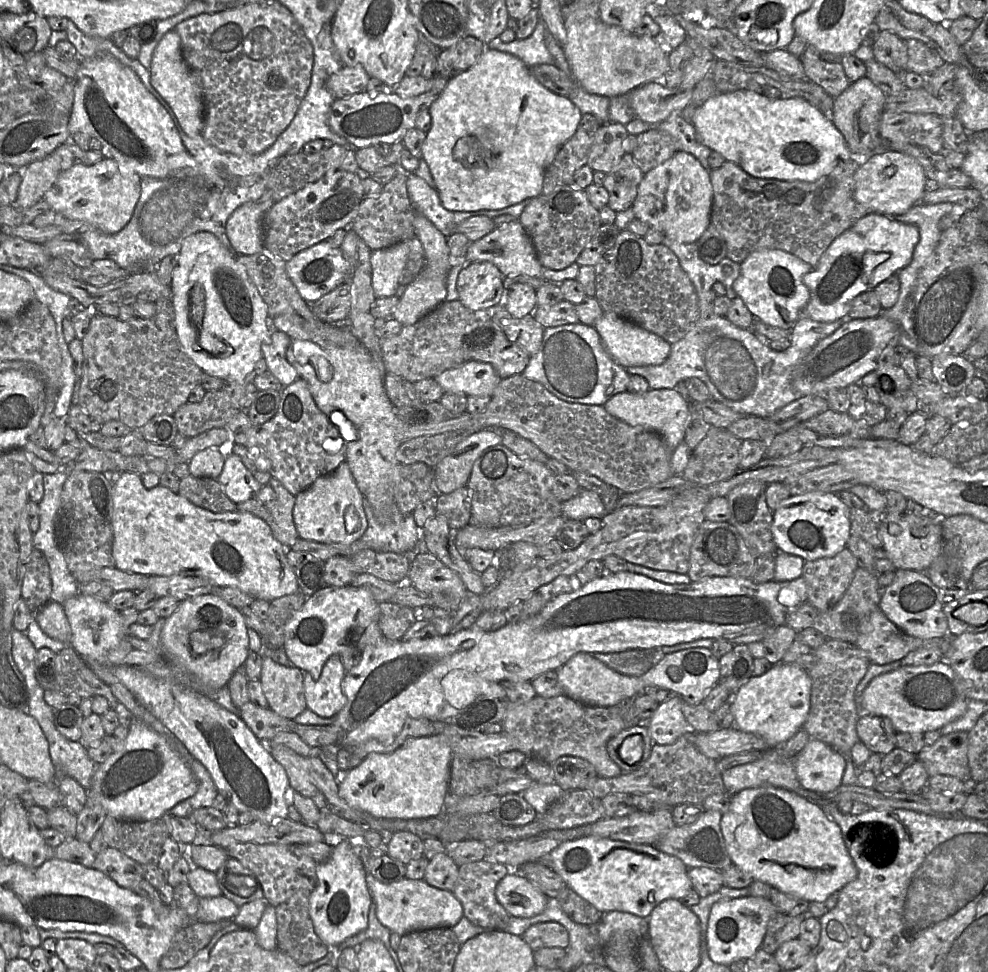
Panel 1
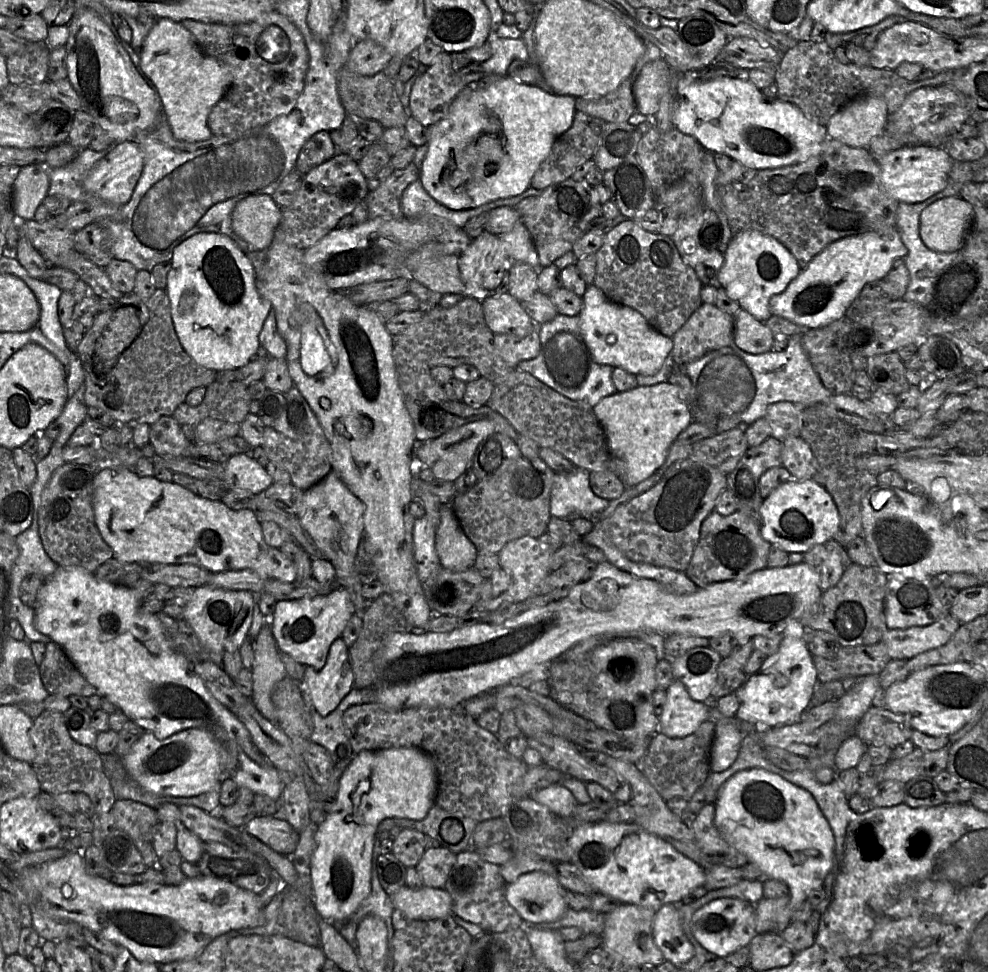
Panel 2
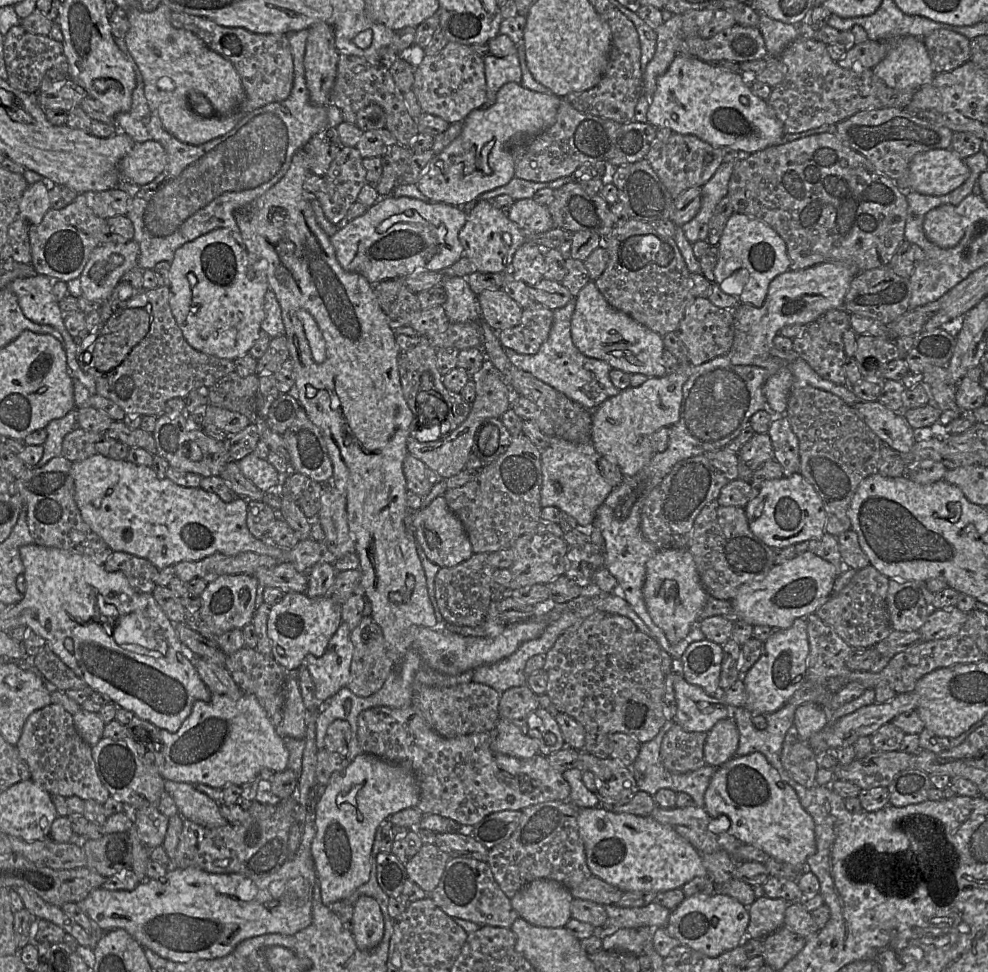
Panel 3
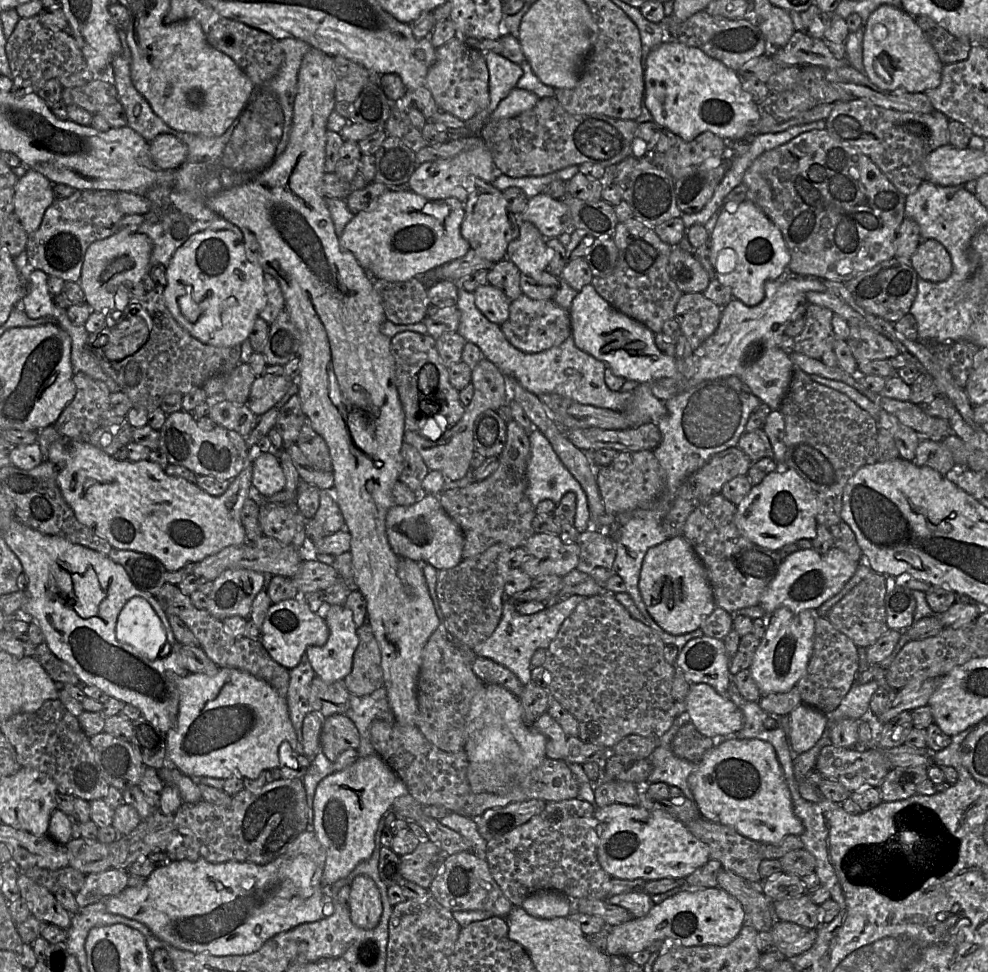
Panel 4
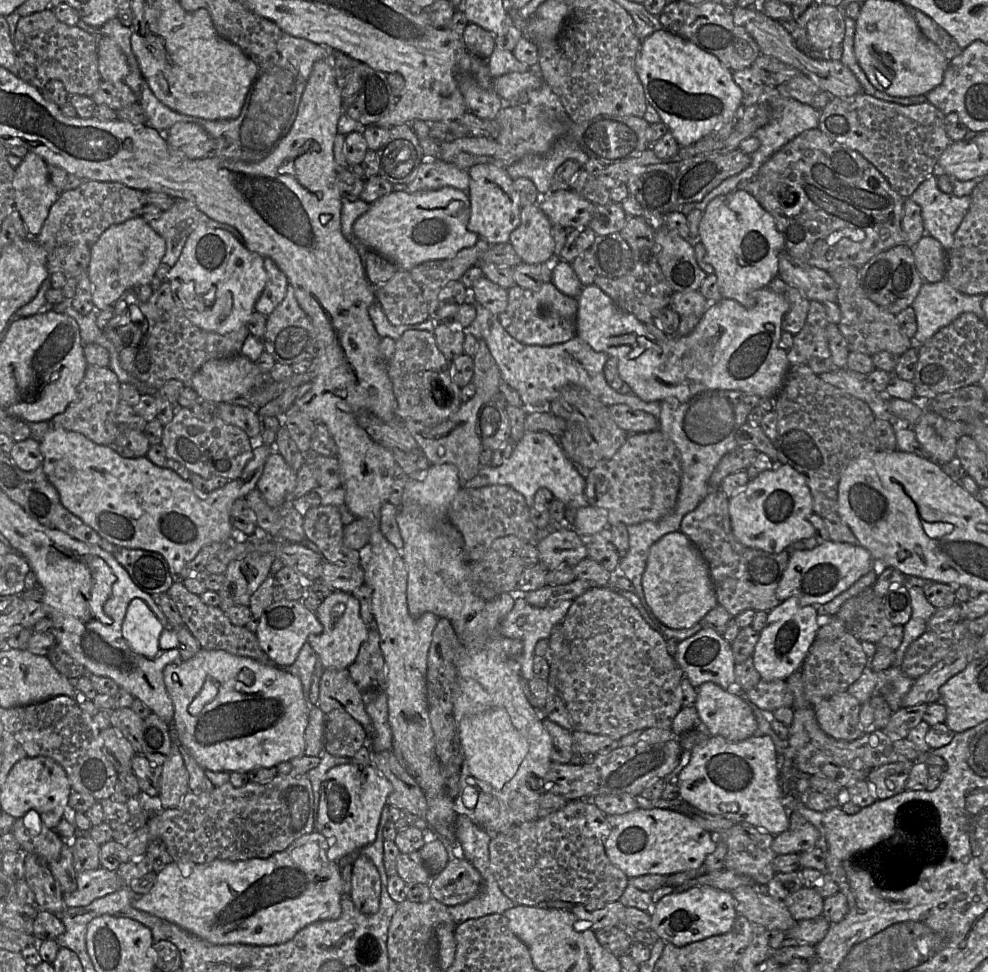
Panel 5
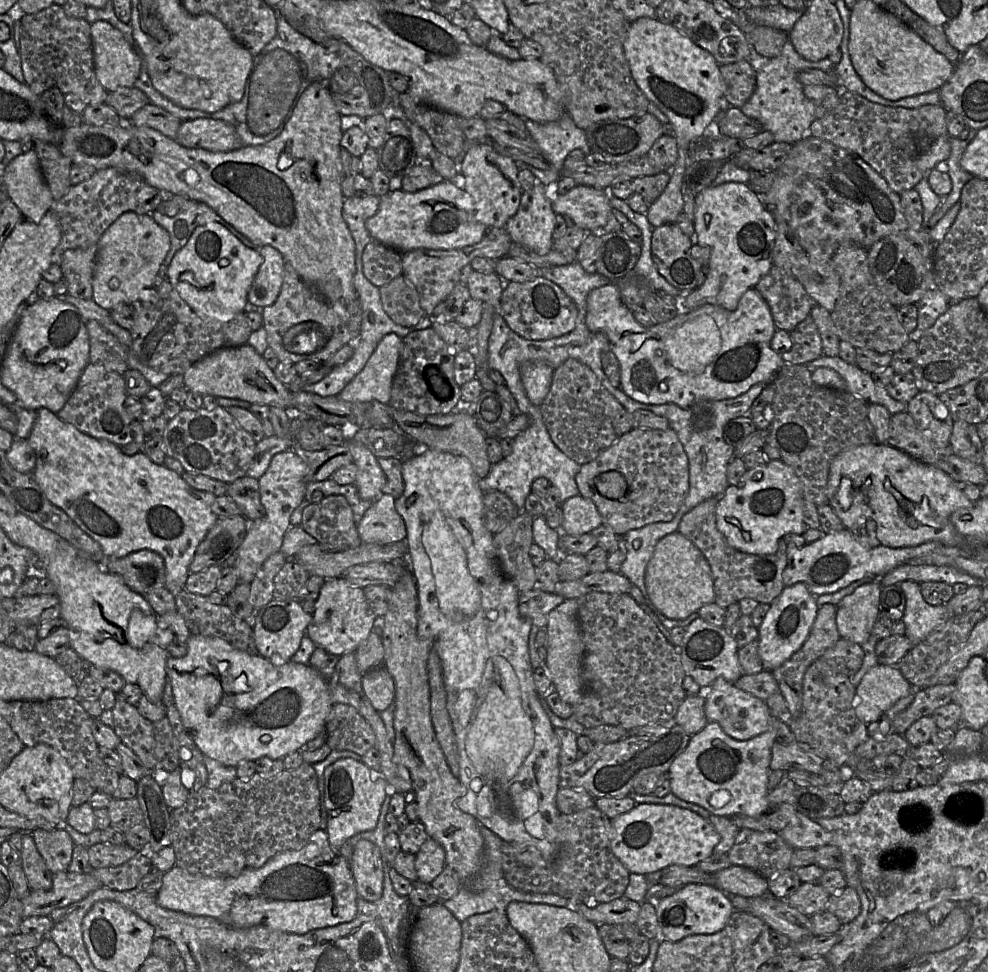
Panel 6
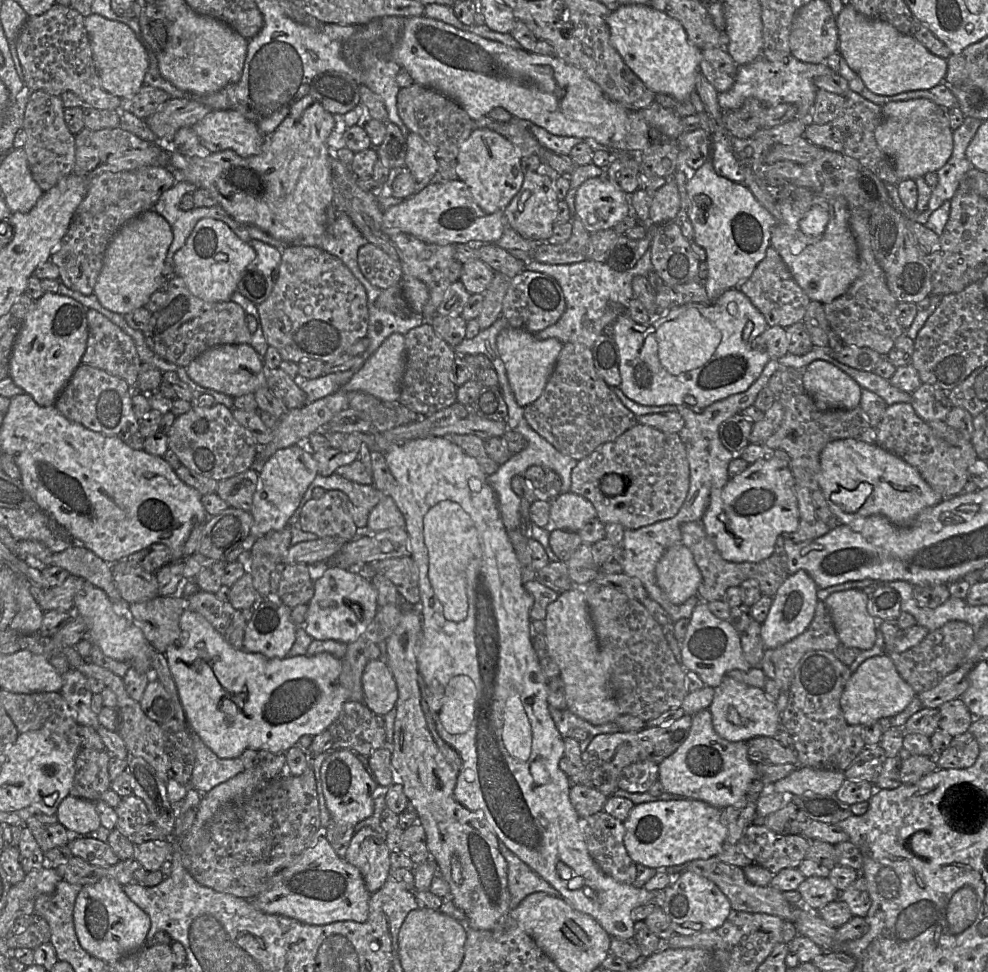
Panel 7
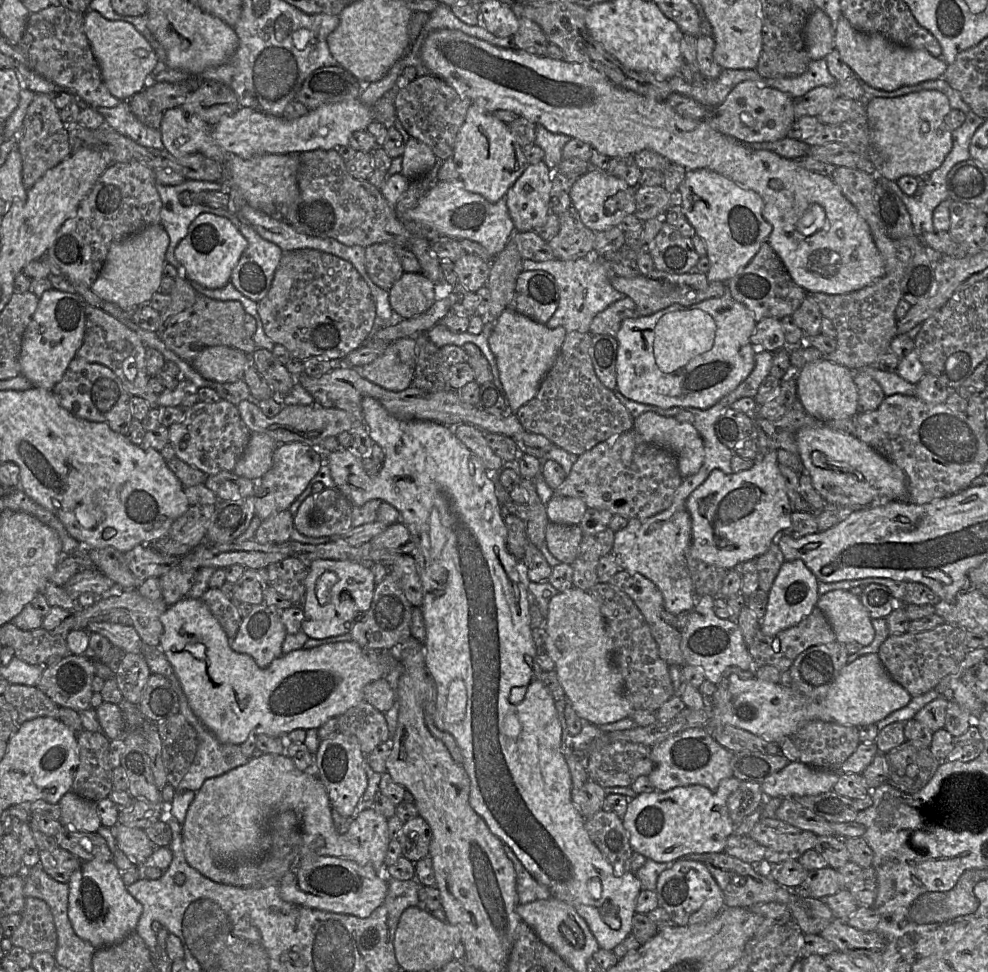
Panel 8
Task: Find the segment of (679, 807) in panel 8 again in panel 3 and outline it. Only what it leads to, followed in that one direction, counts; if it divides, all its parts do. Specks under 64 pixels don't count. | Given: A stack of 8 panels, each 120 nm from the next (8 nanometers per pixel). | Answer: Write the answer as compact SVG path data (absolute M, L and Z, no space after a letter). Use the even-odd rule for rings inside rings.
M602 807L581 808L578 815L578 826L591 873L624 892L659 893L682 888L695 877L709 875L701 853L674 828L656 821L651 816L614 813Z

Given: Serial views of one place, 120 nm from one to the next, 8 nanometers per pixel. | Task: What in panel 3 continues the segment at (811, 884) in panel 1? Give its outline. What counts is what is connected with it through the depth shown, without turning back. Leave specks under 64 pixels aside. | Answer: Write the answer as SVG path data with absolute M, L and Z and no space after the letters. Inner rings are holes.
M760 752L734 756L718 767L705 792L704 802L704 809L711 818L721 815L729 817L731 825L728 833L744 844L765 851L772 858L800 865L806 864L808 858L816 852L815 824L812 816L801 805L796 791L782 779L779 772ZM762 896L748 907L750 916L747 938L763 939L784 925L785 911L789 902Z

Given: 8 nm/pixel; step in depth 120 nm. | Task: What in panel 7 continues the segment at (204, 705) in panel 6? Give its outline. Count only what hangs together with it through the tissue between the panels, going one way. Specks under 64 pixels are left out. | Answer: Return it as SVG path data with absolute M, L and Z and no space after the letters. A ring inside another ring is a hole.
M187 608L180 617L180 628L179 640L168 646L164 655L187 723L219 758L239 758L246 749L285 754L302 736L317 736L327 731L349 700L339 682L342 661L329 653L269 659L236 649L202 615Z

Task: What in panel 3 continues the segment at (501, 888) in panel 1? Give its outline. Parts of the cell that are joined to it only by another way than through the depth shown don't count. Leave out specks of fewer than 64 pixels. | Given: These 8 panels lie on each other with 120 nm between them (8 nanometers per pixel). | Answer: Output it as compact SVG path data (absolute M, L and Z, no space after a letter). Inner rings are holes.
M535 879L510 899L520 917L541 927L565 927L572 918L572 900L570 890L551 879Z

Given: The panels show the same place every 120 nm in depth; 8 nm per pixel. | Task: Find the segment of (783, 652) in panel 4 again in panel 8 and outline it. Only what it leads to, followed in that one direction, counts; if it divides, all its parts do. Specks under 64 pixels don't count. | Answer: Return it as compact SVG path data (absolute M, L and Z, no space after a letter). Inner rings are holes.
M802 560L785 561L768 592L765 615L760 620L760 630L767 636L797 625L816 607L819 599L818 579Z

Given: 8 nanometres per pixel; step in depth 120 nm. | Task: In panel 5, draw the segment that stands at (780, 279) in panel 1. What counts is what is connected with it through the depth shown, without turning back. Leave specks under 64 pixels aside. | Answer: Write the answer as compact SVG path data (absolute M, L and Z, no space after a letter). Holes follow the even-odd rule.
M734 191L712 199L699 223L700 242L706 249L708 262L717 277L720 294L746 308L756 305L751 293L769 283L778 275L779 254L785 241L778 231L775 219L747 191Z

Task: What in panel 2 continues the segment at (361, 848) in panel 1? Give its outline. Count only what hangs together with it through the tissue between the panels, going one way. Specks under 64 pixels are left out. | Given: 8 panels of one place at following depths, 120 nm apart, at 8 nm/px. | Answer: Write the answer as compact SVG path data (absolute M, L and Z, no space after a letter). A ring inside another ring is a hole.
M403 886L390 896L394 909L400 910L407 920L434 920L452 914L452 897L444 888L422 886L411 889Z

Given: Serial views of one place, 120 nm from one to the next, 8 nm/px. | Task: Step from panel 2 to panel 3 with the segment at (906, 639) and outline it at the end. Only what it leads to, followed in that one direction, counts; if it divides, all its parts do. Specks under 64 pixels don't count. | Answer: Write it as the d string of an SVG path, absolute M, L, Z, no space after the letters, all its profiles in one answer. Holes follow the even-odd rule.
M956 606L934 610L919 632L923 641L949 638L959 632L968 619L968 614Z

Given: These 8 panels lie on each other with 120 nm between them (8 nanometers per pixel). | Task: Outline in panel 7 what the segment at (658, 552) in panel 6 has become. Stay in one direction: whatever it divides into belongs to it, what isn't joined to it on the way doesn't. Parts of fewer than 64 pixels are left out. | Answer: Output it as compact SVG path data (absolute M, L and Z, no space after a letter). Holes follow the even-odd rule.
M683 544L669 547L657 563L656 580L666 598L673 604L683 604L698 594L701 572L693 554Z

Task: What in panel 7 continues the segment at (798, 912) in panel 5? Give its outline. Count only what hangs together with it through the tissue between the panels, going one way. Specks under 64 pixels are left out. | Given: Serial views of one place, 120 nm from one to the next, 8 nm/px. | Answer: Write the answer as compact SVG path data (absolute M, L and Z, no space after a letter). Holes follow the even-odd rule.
M816 876L806 878L797 890L803 898L803 906L812 911L818 911L828 903L837 900L841 893L828 877Z

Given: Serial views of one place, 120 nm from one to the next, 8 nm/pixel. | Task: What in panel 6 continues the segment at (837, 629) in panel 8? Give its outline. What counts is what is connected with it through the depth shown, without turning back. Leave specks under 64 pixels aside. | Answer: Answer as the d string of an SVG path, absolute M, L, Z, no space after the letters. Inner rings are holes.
M876 580L857 587L839 602L836 624L842 638L860 645L868 641L880 613L881 590Z

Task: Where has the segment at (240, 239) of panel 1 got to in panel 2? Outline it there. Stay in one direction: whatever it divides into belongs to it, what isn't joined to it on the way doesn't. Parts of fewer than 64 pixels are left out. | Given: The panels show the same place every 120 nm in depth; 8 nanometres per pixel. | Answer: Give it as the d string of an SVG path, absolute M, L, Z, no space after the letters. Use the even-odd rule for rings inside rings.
M269 195L241 200L232 212L232 229L253 251L266 250L281 219L281 208Z

